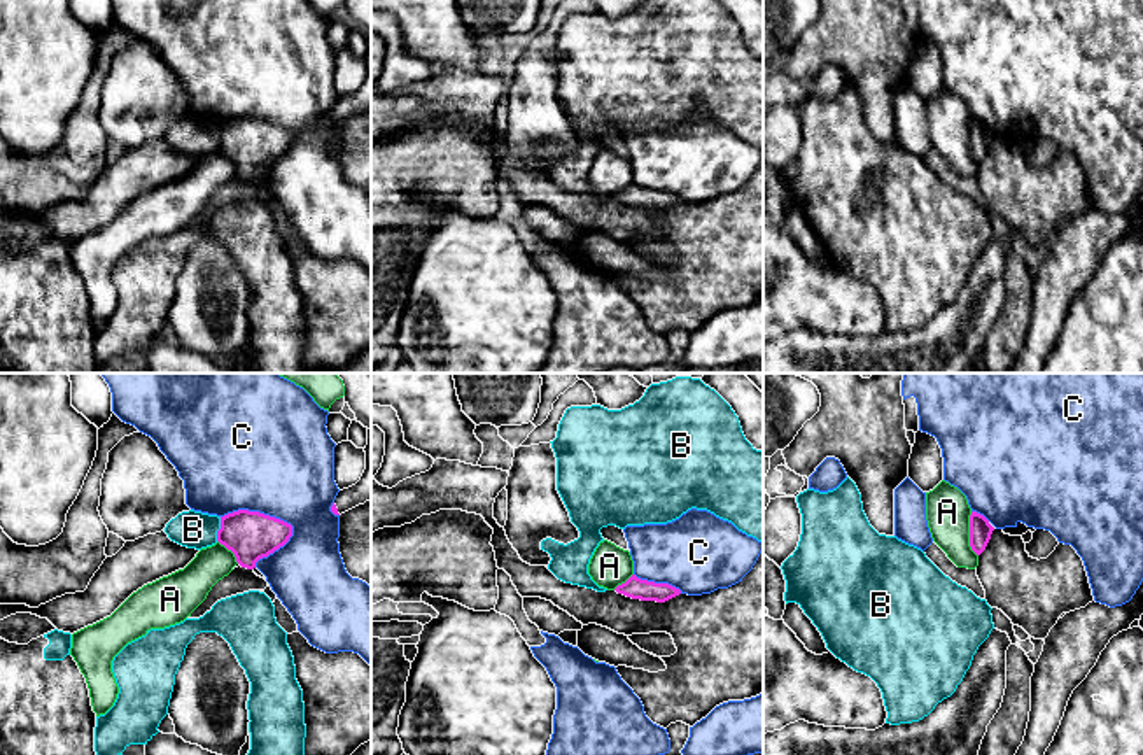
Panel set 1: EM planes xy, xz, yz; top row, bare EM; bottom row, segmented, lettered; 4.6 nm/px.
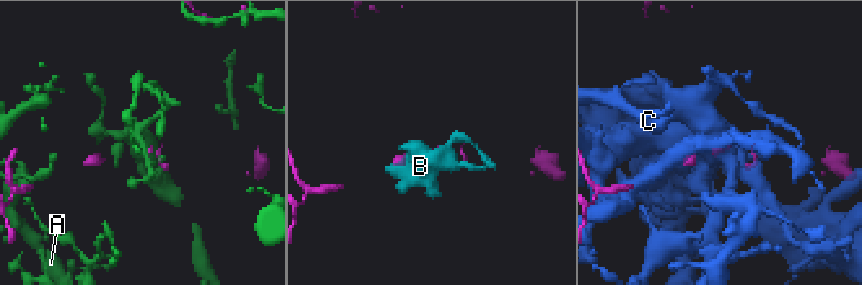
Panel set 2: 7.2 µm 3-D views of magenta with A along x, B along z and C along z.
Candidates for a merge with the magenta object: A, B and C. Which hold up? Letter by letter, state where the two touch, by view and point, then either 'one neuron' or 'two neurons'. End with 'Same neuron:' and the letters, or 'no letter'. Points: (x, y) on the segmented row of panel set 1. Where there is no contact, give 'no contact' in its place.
A: yz (970, 535) | two neurons
B: xy (219, 529) | two neurons
C: xy (261, 514) | two neurons
Same neuron: no letter

